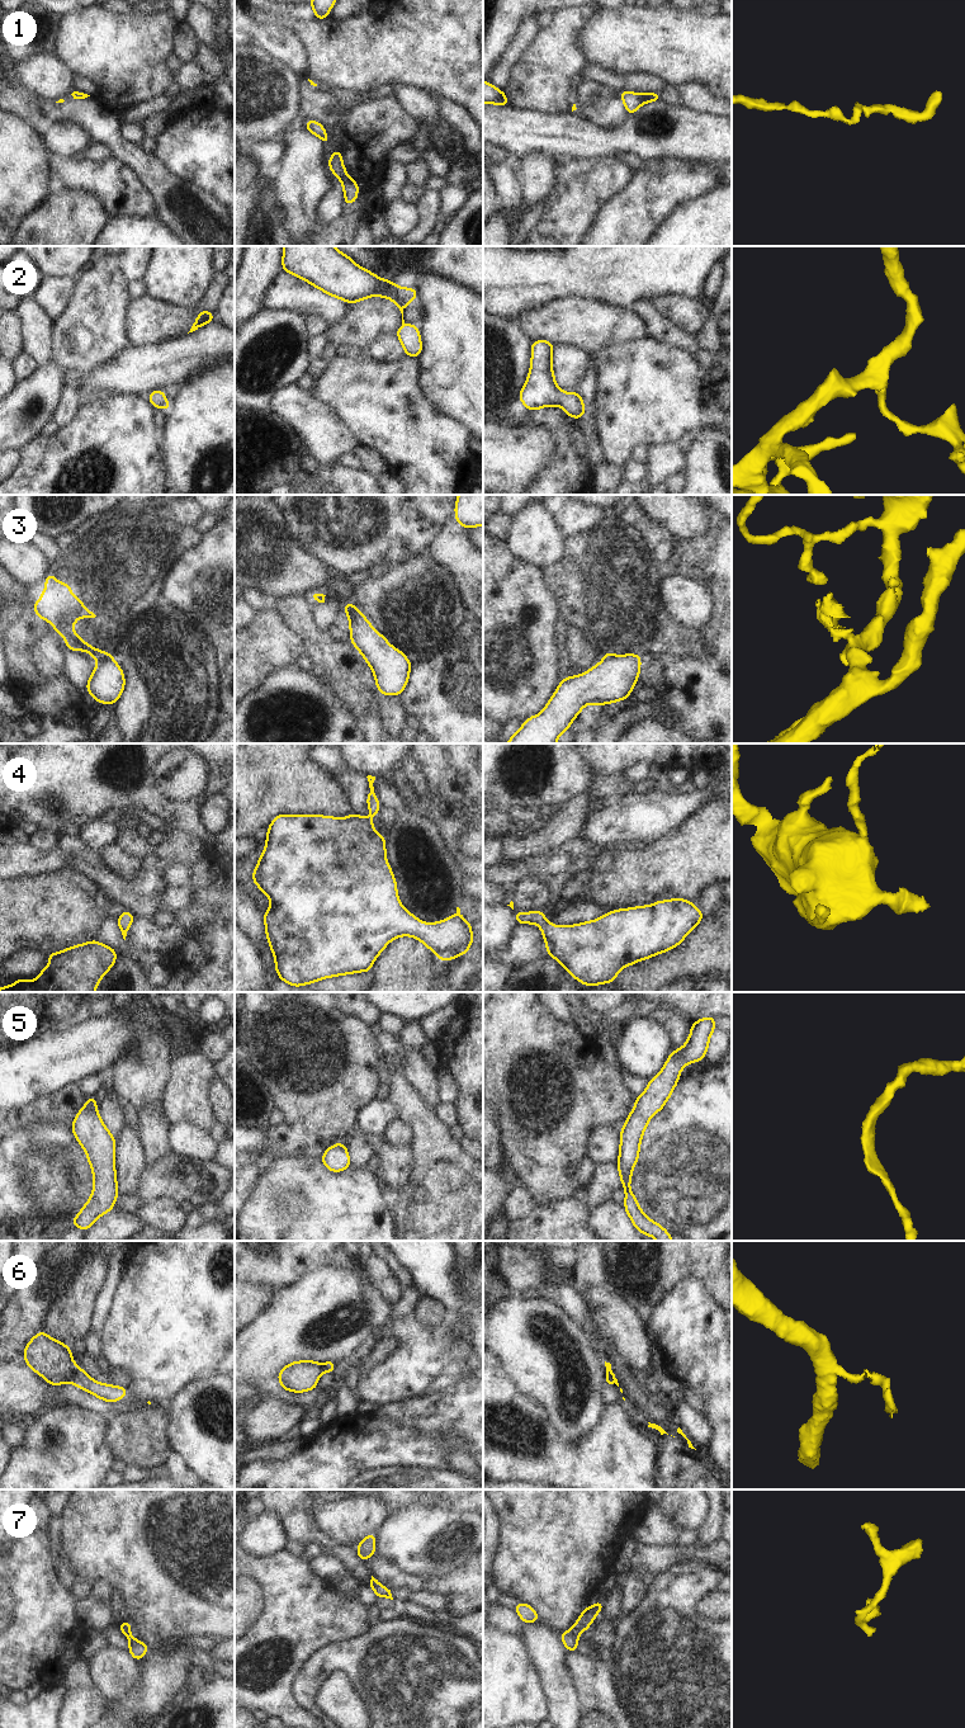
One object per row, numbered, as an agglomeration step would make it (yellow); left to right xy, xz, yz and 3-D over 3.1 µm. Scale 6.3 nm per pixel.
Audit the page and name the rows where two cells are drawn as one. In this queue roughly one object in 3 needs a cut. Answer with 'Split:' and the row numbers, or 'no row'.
Split: 3, 6

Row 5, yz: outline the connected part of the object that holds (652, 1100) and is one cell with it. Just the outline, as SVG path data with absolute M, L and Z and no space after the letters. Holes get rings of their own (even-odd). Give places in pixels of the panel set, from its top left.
M708 1016L691 1025L691 1033L681 1049L675 1049L662 1071L656 1075L645 1091L635 1097L635 1106L630 1111L626 1123L620 1133L620 1153L618 1157L618 1170L625 1191L624 1208L630 1217L634 1227L643 1234L657 1238L658 1241L673 1241L671 1234L657 1222L651 1221L638 1205L630 1190L633 1168L639 1158L639 1146L643 1133L651 1116L657 1114L675 1086L678 1083L681 1070L691 1062L700 1062L709 1048L709 1039L715 1030L715 1018Z

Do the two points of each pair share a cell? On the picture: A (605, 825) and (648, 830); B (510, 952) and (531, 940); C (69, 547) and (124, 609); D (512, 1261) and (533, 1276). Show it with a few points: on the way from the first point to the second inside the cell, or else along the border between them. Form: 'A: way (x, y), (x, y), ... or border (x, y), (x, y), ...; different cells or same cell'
A: way (615, 825), (638, 825); same cell
B: way (515, 952), (526, 945); same cell
C: way (84, 562), (100, 579), (100, 585), (109, 594); same cell
D: way (518, 1266), (528, 1271); same cell

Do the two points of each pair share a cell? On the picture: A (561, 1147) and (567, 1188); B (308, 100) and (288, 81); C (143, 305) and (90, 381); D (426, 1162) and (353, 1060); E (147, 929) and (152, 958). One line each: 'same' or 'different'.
A: same
B: different
C: different
D: different
E: different

